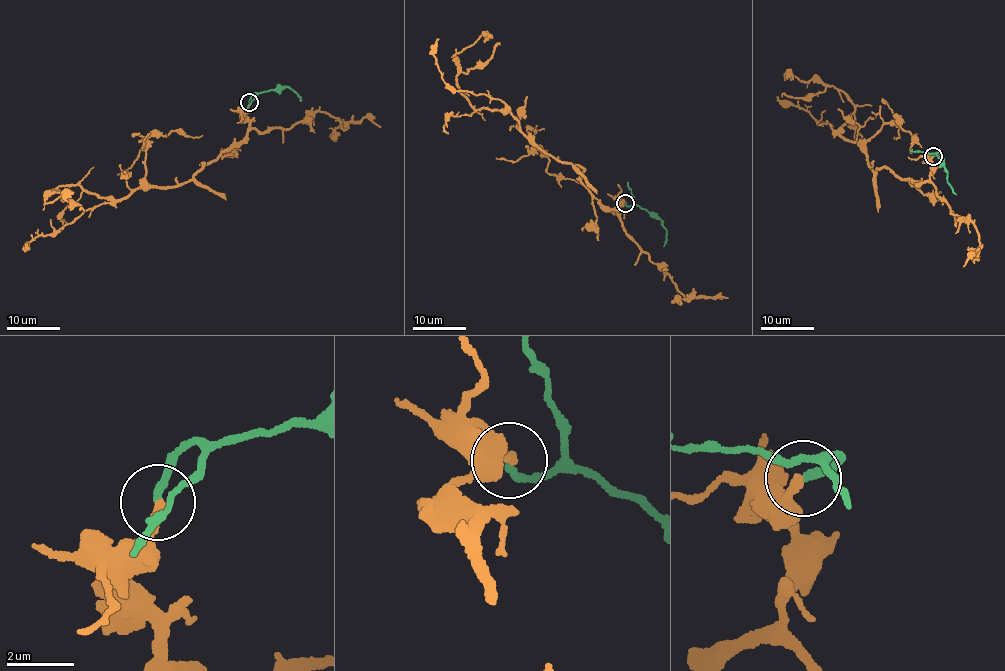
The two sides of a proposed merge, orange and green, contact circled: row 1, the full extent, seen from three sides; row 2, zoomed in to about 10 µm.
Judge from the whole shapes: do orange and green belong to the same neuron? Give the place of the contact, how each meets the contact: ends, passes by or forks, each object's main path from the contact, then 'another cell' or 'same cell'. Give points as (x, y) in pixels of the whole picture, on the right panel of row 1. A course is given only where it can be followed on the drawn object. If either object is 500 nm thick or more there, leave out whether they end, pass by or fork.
place (933, 156); orange ends; green ends; course orange (933, 156), (930, 178), (919, 183), (873, 171), (839, 133), (854, 110), (842, 92), (787, 76); course green (933, 156), (938, 152), (937, 158), (956, 194); same cell

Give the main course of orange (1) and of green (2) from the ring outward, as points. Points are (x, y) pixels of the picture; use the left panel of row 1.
1: (249, 102), (246, 135), (189, 181), (115, 200), (73, 185), (44, 200), (73, 193)
2: (249, 102), (256, 92), (286, 87), (300, 101)

